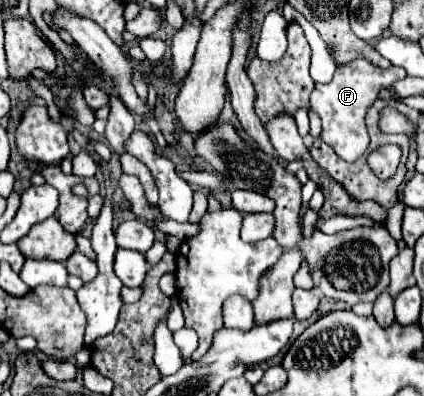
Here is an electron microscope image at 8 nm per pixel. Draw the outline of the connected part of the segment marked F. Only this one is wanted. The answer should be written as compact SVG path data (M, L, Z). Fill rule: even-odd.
M355 59L351 63L339 65L335 77L327 85L315 85L311 93L311 109L319 113L323 121L323 141L329 143L335 153L345 161L357 161L369 145L369 133L365 127L365 115L373 101L377 99L381 89L391 91L395 81L405 79L407 73L403 67L381 69L371 63L363 63L363 59Z

